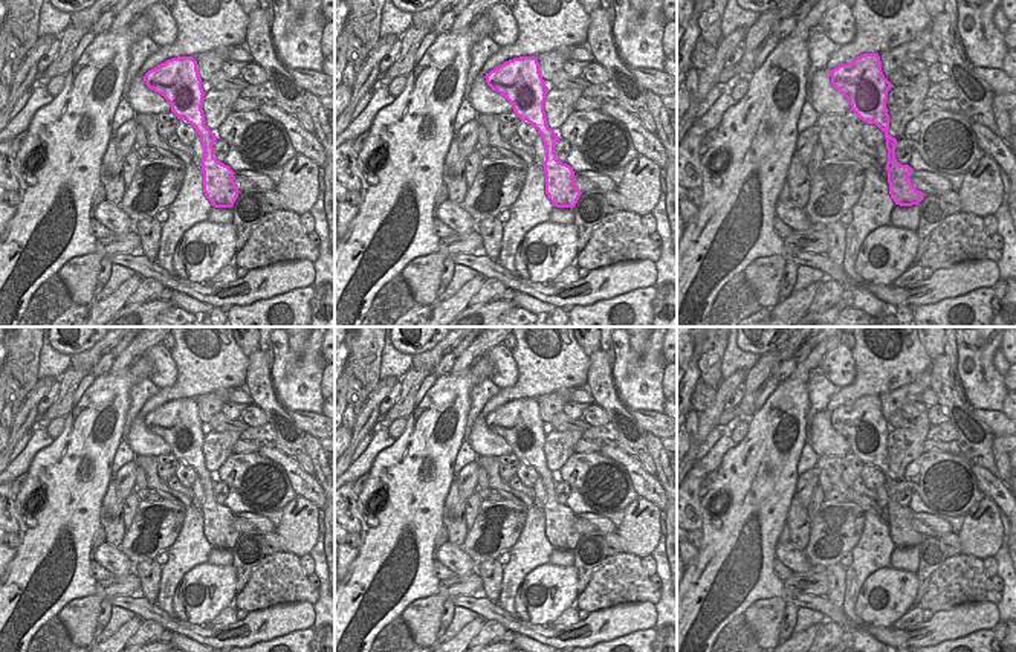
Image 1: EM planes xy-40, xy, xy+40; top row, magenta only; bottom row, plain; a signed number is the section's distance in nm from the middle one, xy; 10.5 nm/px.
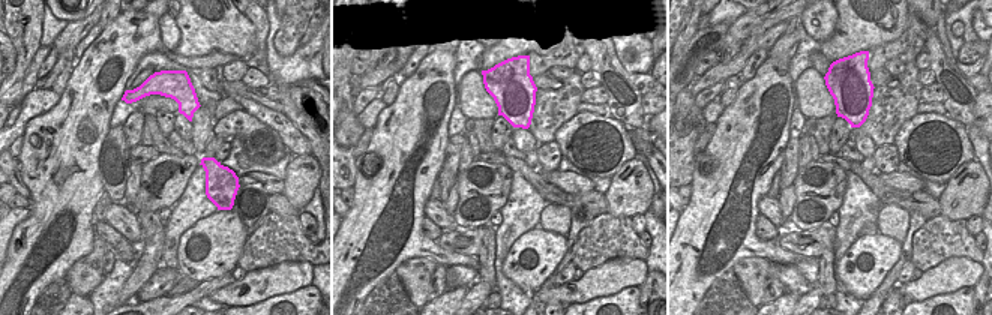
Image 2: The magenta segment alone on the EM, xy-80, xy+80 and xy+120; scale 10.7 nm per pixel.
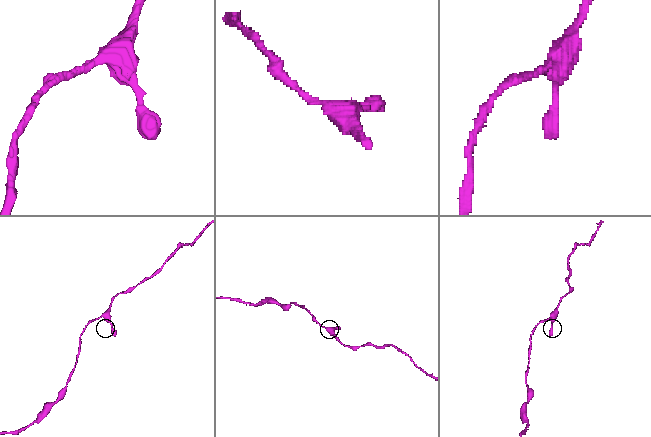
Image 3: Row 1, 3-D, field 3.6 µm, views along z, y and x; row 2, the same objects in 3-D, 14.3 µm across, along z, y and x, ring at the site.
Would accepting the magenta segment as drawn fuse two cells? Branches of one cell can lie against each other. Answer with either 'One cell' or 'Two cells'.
One cell

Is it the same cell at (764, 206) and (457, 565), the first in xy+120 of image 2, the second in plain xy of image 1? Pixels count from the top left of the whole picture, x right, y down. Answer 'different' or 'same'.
same

